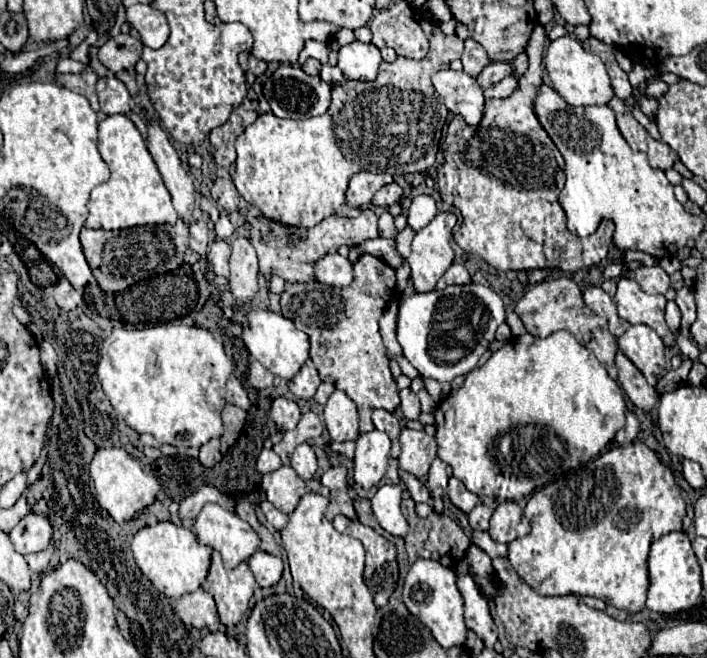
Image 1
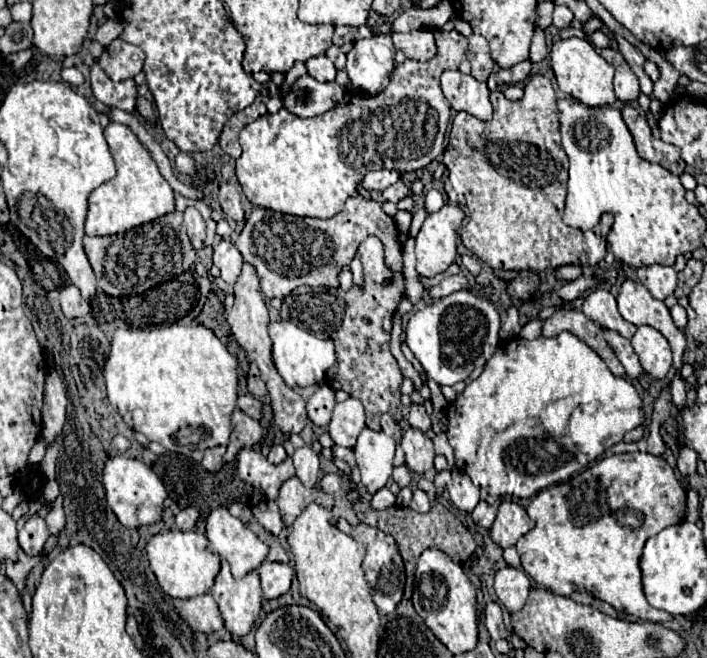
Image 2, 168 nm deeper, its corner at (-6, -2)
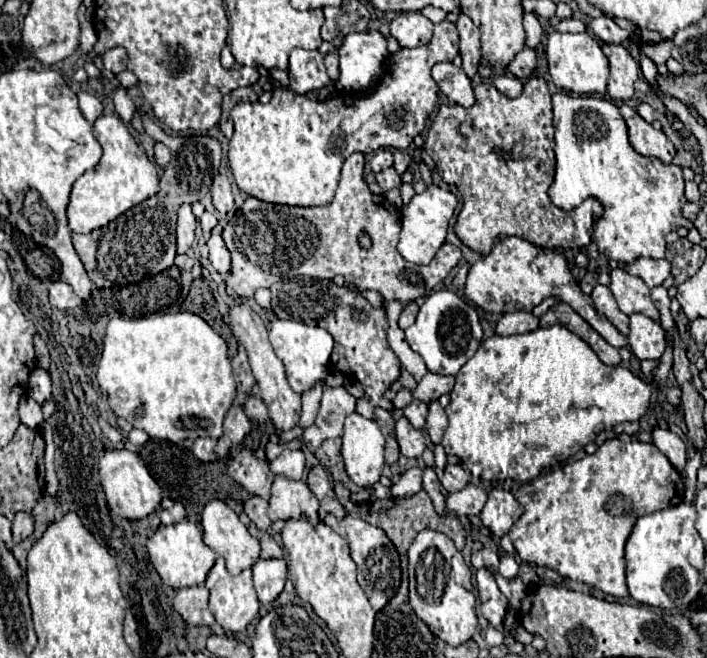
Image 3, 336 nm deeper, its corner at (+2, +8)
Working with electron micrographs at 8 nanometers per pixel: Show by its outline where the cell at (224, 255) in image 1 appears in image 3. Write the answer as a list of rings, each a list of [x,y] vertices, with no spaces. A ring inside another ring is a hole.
[[[216,227],[208,239],[208,249],[210,249],[210,263],[212,267],[220,273],[226,275],[230,273],[230,251],[224,245],[224,239],[220,235],[220,227]]]

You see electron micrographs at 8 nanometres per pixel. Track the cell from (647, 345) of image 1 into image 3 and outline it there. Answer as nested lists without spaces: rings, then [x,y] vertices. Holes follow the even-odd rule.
[[[642,313],[630,315],[630,333],[628,333],[628,345],[630,351],[638,359],[654,359],[658,361],[664,353],[666,339],[664,339],[664,329],[660,323],[652,321],[650,317]]]

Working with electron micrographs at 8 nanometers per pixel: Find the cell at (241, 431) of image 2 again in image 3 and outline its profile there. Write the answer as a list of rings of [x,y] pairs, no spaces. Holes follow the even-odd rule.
[[[232,407],[228,413],[226,413],[226,419],[224,419],[224,435],[218,439],[218,445],[214,447],[216,455],[218,457],[226,457],[228,449],[234,445],[234,443],[240,443],[252,429],[252,423],[250,419],[246,417],[244,409],[242,407]]]

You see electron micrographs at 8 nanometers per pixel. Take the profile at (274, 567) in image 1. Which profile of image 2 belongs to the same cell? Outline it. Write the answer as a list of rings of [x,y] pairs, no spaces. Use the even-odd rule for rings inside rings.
[[[264,561],[258,569],[260,581],[262,581],[262,591],[266,599],[278,599],[290,589],[290,581],[294,577],[294,569],[286,563],[270,563]]]

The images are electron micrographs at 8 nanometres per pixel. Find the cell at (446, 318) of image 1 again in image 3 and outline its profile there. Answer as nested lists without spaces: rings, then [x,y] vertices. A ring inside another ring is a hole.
[[[438,289],[430,293],[420,305],[416,323],[410,325],[404,333],[412,351],[416,351],[424,359],[428,371],[436,375],[456,375],[476,353],[484,335],[476,307],[462,299],[454,289]]]

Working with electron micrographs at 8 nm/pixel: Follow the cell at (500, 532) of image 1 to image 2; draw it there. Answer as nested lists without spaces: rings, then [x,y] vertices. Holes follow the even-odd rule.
[[[504,501],[498,507],[494,525],[490,527],[490,537],[502,549],[516,545],[516,541],[534,527],[534,521],[528,517],[524,507],[514,501]]]

